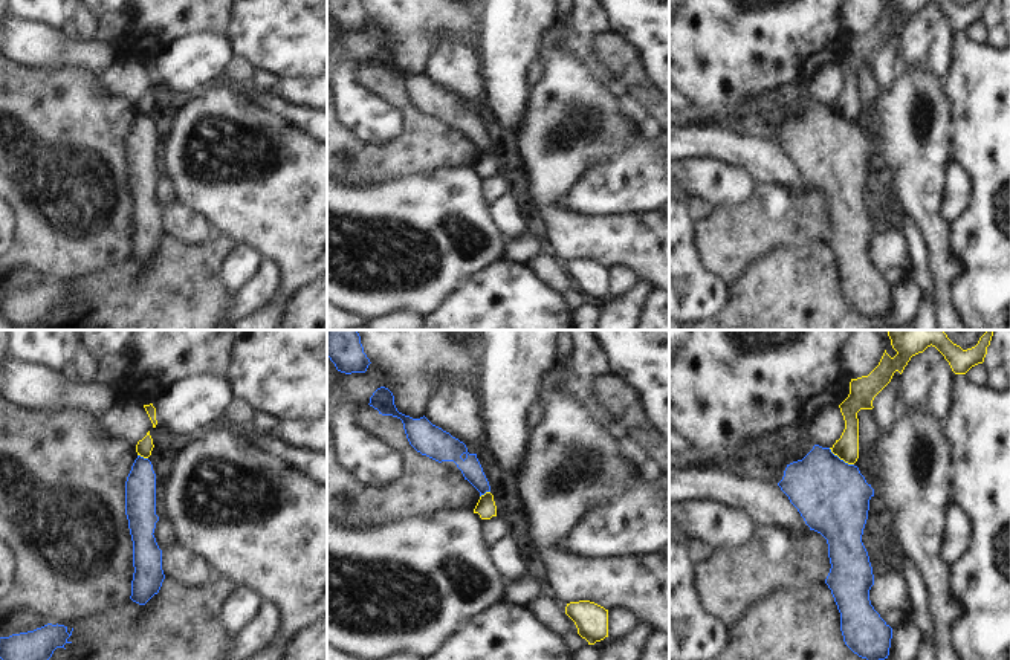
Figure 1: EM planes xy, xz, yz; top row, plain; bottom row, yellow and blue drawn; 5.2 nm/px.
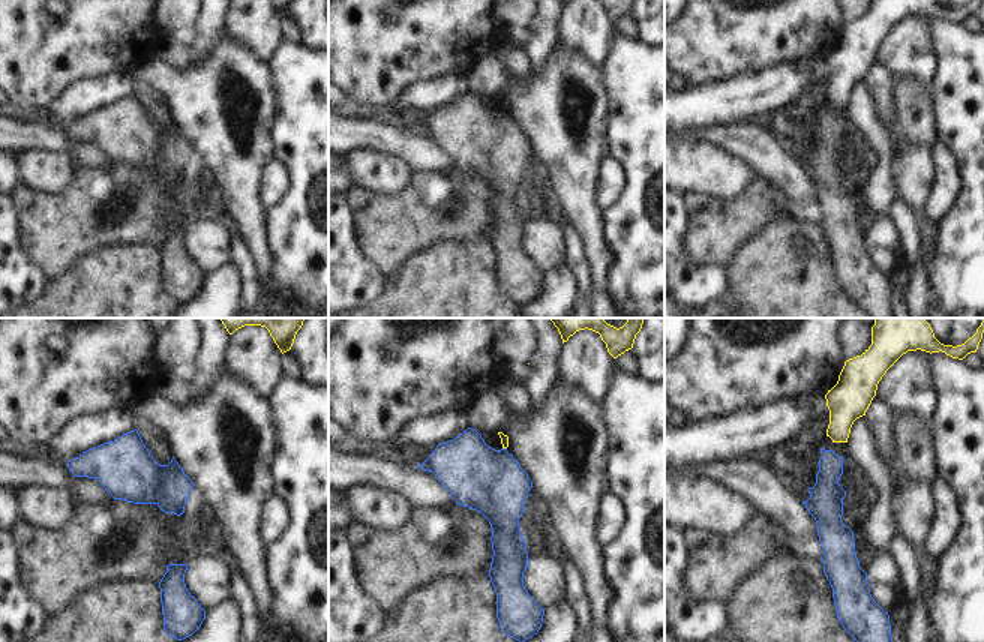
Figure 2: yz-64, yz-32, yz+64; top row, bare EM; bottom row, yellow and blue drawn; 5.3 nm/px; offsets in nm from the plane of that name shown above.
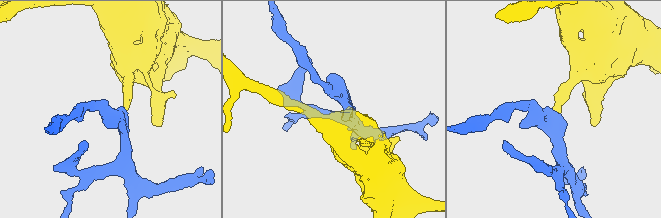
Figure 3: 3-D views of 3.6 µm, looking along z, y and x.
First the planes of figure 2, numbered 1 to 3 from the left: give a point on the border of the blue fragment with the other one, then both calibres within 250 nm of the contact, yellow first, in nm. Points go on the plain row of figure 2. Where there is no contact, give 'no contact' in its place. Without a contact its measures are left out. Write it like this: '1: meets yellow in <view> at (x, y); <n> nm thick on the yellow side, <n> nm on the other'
1: no contact
2: meets yellow in yz-32 at (504, 111); 50 nm thick on the yellow side, 340 nm on the other
3: no contact

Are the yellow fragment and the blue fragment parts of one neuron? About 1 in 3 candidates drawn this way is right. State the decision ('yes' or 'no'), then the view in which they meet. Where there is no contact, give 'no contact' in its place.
no; meets yellow in yz

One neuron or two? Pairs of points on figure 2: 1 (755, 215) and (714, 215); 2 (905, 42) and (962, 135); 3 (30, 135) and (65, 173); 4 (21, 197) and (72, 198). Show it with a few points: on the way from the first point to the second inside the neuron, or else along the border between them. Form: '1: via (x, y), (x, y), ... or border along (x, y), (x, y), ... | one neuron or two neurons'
1: via (744, 215), (725, 215) | one neuron
2: border along (935, 50), (936, 74), (930, 86) | two neurons
3: border along (20, 150), (62, 152), (75, 167) | two neurons
4: border along (36, 194), (35, 200), (18, 212) | two neurons

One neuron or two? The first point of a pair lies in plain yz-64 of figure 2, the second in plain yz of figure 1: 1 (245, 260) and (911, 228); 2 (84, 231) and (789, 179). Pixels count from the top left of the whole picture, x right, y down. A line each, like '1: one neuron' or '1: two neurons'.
1: one neuron
2: two neurons

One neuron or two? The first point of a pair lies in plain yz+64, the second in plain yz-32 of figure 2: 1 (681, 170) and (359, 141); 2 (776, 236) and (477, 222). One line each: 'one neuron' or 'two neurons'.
1: two neurons
2: two neurons

